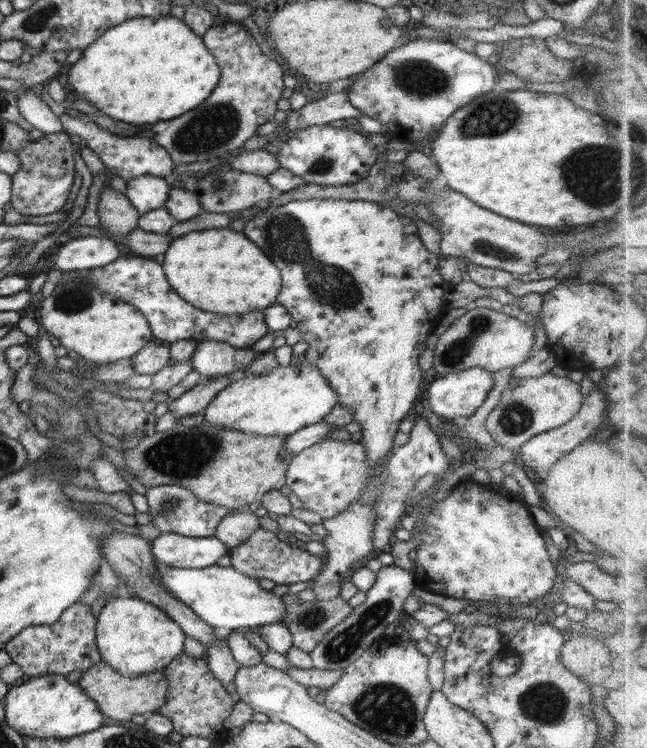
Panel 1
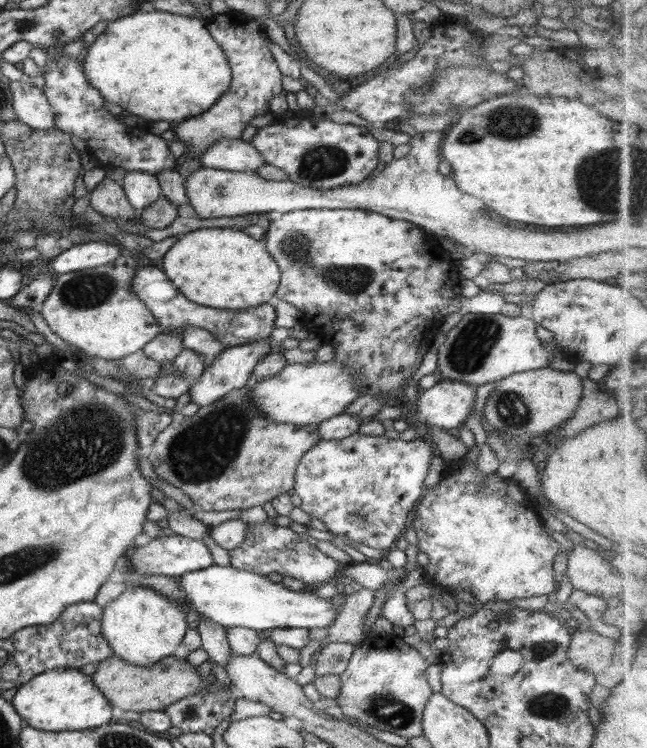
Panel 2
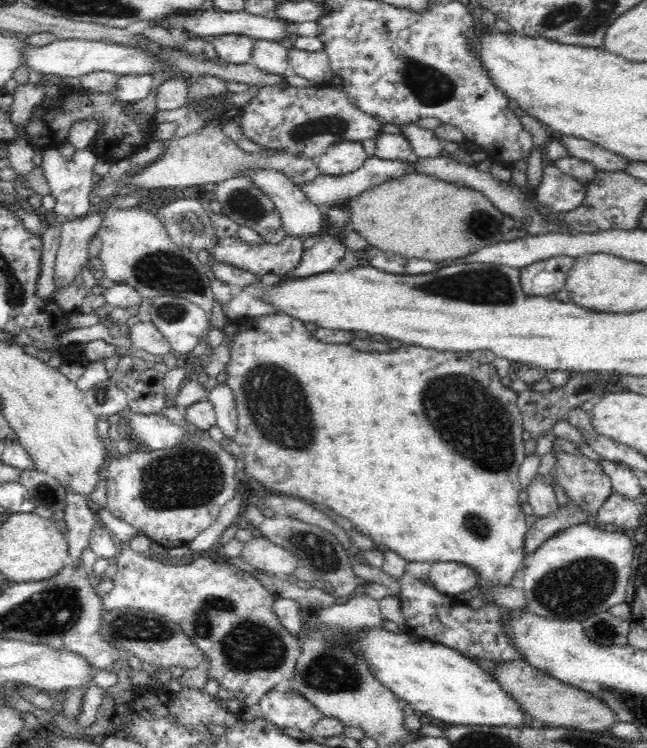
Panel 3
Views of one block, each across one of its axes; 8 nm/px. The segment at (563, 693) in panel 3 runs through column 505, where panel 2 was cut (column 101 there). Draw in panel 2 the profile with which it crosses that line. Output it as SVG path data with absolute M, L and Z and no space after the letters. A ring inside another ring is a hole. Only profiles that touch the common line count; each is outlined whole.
M172 654L150 666L134 666L128 661L124 661L118 655L112 655L101 660L96 671L90 679L94 681L94 686L102 691L108 698L110 704L122 708L122 710L132 710L132 712L164 711L167 706L192 696L196 692L206 690L212 686L212 681L204 679L196 665L192 665L185 657L177 657Z

